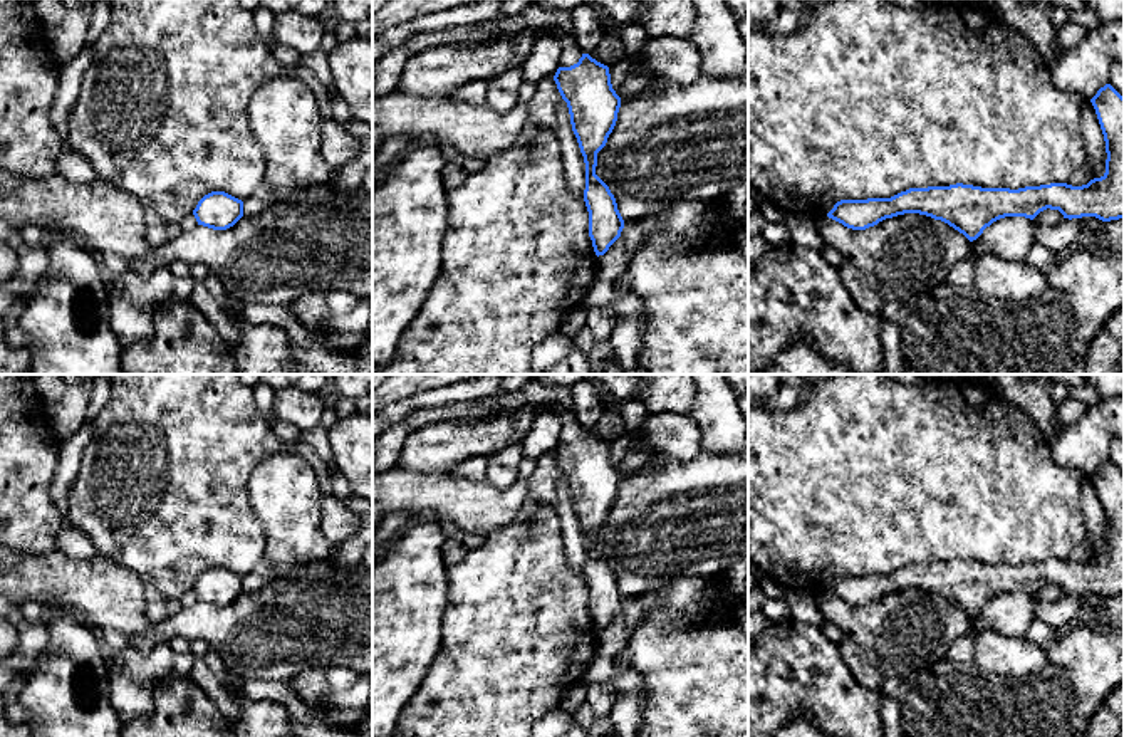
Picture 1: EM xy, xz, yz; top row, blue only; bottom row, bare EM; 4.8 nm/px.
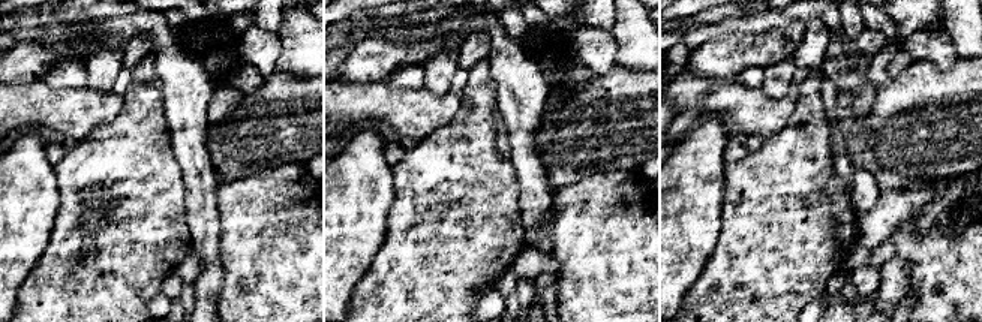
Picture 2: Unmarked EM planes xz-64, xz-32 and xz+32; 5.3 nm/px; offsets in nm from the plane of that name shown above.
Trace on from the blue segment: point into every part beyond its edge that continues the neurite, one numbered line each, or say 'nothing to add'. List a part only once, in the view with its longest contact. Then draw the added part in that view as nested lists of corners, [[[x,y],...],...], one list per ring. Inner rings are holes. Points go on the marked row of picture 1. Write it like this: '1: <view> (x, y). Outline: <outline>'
1: xz (571, 52). Outline: [[[552,27],[533,30],[533,32],[535,32],[535,35],[554,34],[559,39],[560,47],[562,47],[562,54],[560,54],[560,59],[559,59],[559,67],[570,67],[570,65],[577,64],[579,59],[584,54],[579,49],[579,45],[577,45],[572,34],[567,34],[567,32],[560,30],[560,29],[552,29]]]

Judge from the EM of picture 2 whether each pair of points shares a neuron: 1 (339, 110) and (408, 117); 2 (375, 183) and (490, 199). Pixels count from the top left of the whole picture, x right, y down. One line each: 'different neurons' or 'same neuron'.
1: same neuron
2: different neurons

